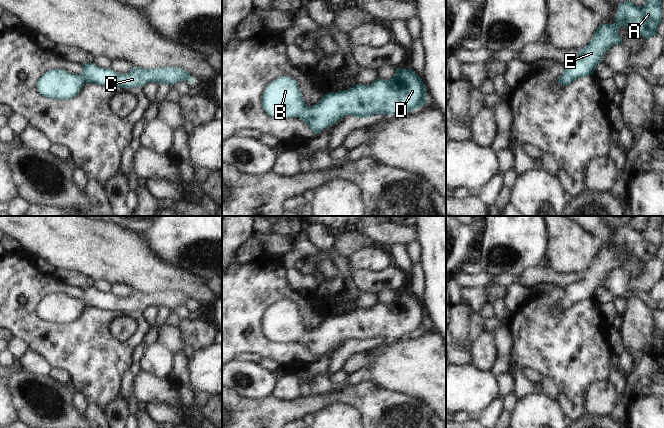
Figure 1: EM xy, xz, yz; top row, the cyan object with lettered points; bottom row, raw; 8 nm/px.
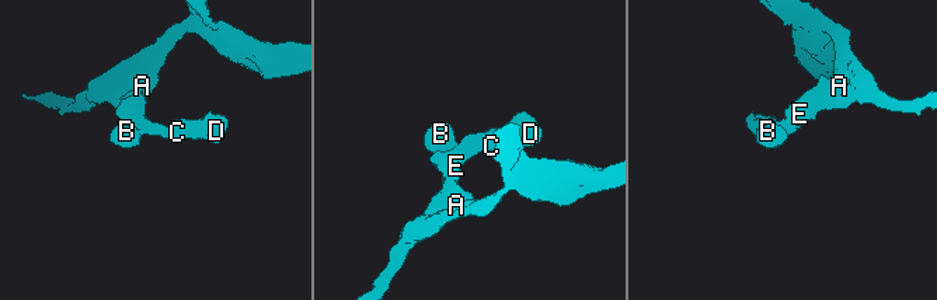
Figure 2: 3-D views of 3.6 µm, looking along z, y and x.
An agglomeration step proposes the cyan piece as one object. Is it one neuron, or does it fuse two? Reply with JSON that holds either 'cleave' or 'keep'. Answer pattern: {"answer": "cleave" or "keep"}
{"answer": "keep"}

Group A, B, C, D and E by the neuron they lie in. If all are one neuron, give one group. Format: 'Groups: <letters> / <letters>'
Groups: A B C D E

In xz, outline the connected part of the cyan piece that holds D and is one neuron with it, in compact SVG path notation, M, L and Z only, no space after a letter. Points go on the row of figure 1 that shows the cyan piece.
M396 68L395 75L389 80L378 78L372 84L356 84L347 90L329 92L313 106L305 104L296 80L289 76L280 76L266 86L262 95L262 107L267 115L275 119L299 118L313 133L319 134L346 115L356 118L370 118L374 114L399 115L425 105L427 97L425 84L413 70Z

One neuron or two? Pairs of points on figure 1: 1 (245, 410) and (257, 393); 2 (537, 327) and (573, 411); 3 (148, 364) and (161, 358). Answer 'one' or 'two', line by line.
1: two
2: two
3: one

